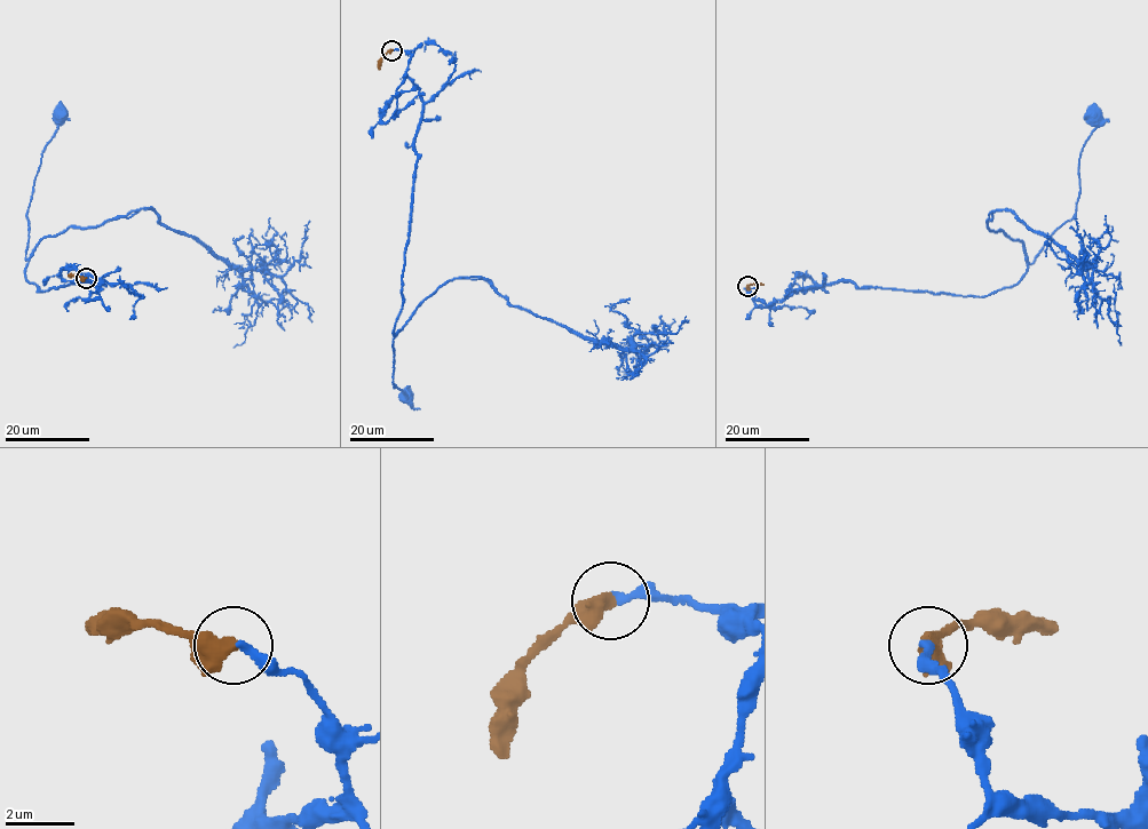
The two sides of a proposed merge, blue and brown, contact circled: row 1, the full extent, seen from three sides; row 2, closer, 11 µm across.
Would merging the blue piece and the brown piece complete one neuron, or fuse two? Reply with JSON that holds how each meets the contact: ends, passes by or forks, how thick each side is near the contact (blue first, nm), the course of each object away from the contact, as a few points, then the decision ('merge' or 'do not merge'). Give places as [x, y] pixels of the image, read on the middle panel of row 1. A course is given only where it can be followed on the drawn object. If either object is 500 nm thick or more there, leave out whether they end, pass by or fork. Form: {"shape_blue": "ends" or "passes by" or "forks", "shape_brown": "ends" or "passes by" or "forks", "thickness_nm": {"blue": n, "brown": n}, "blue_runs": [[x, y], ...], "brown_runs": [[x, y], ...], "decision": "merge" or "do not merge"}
{"thickness_nm": {"blue": 240, "brown": 550}, "blue_runs": [[392, 49], [410, 53], [405, 73], [422, 102], [402, 309], [393, 341], [393, 383], [408, 395]], "brown_runs": [[392, 50], [382, 57], [379, 69]], "decision": "merge"}

